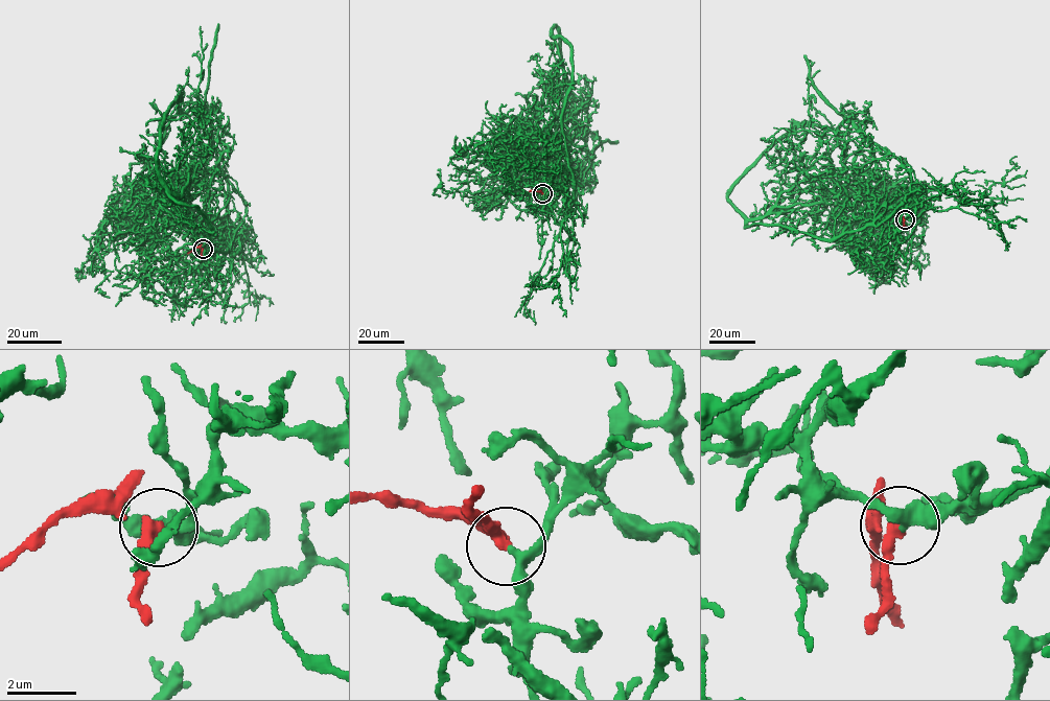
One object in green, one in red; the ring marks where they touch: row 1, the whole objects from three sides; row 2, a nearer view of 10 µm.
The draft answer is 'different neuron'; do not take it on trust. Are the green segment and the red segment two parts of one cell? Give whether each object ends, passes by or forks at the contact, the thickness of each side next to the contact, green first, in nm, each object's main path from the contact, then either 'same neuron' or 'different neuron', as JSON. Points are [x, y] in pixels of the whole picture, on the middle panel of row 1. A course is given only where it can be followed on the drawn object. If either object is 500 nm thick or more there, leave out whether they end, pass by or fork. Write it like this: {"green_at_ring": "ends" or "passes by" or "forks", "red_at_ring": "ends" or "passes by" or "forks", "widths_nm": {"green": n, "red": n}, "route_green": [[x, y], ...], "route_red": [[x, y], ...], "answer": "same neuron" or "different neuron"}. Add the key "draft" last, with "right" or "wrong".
{"green_at_ring": "passes by", "red_at_ring": "passes by", "widths_nm": {"green": 320, "red": 280}, "route_green": [[542, 193], [562, 189], [556, 206], [532, 172], [560, 155], [560, 112], [580, 108], [581, 88], [543, 89]], "route_red": [[542, 193], [530, 191]], "answer": "same neuron", "draft": "wrong"}

